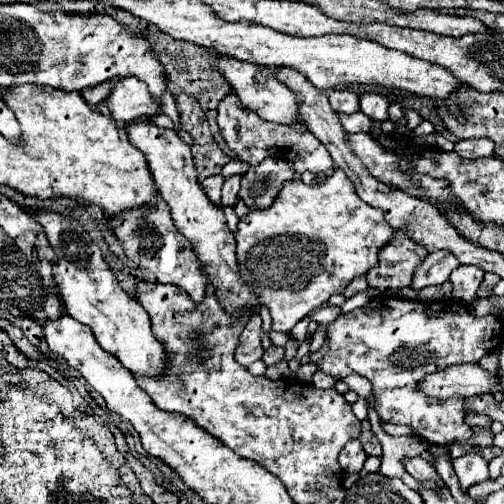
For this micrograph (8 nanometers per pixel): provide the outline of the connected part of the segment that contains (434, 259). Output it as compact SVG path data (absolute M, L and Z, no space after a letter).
M438 250L438 252L430 252L426 256L426 260L422 262L422 266L418 266L418 270L414 272L414 280L412 280L412 288L420 290L424 286L432 286L432 284L442 284L448 280L450 272L458 266L460 262L448 252L448 250Z

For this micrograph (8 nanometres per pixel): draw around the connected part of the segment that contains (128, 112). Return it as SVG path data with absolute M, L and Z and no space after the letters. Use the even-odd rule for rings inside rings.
M134 76L112 78L110 92L106 96L106 106L110 106L110 118L118 122L130 122L138 116L160 114L160 106L150 98L144 82Z

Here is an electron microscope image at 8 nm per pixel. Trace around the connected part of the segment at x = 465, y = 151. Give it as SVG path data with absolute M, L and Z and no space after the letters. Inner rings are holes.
M490 138L458 140L454 150L462 158L482 158L482 156L492 156L494 154L494 142Z

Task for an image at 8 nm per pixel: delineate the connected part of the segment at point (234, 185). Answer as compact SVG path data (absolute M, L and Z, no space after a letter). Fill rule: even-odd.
M234 174L234 176L226 178L224 188L222 188L222 206L234 206L236 204L236 196L238 196L238 190L240 190L240 180L242 180L240 174Z

